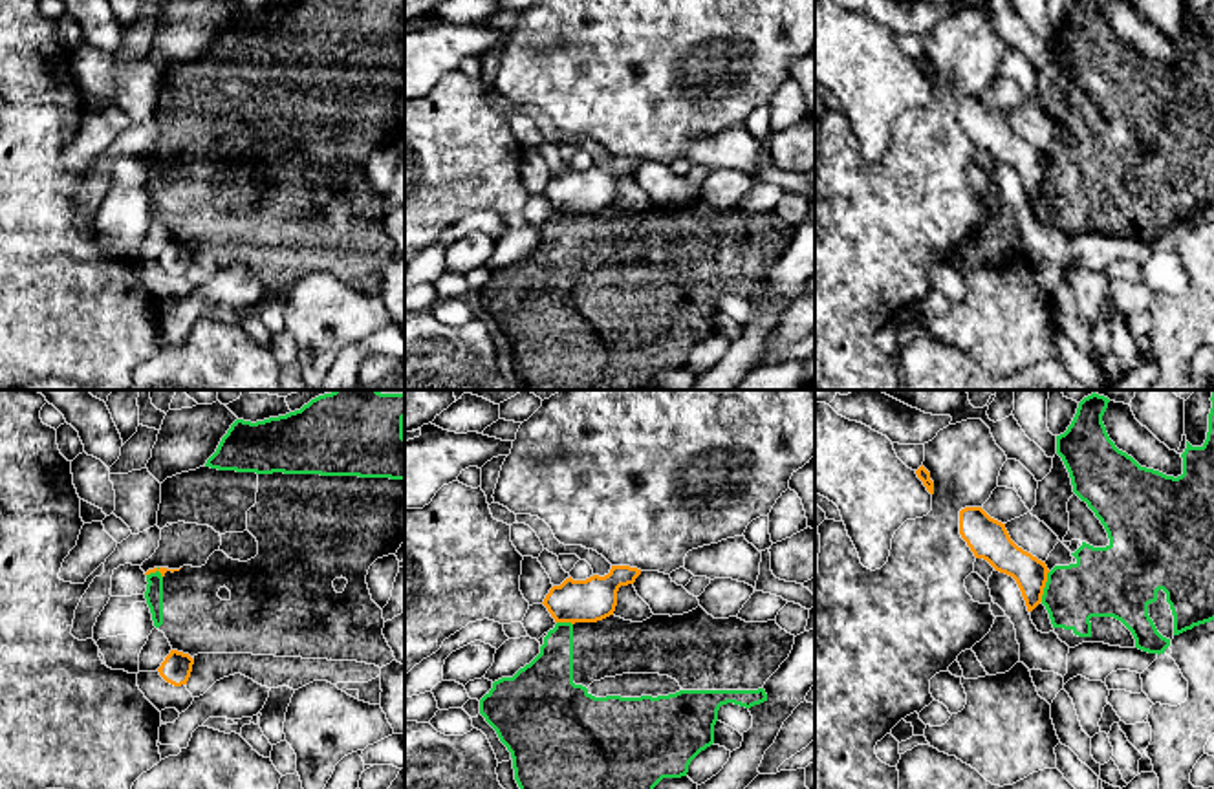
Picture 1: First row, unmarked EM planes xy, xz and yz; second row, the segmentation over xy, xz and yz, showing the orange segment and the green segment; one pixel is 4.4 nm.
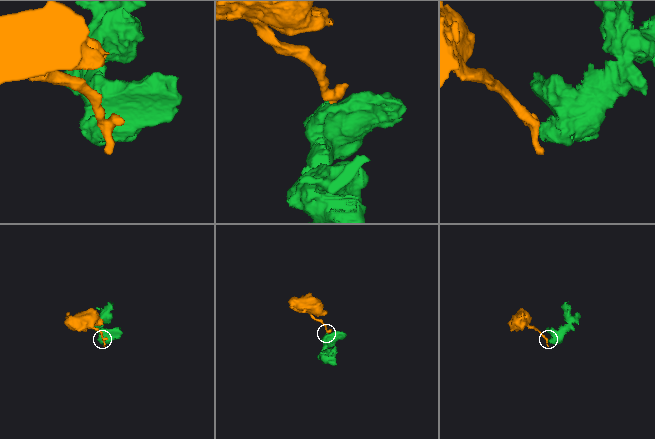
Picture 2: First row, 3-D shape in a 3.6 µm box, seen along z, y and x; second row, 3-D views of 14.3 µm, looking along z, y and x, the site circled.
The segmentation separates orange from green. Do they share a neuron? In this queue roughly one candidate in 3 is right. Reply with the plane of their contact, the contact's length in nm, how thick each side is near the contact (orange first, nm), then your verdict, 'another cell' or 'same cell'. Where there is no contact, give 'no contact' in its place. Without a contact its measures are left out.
contact in yz; length 140 nm; calibres 150 and 280 nm; another cell

